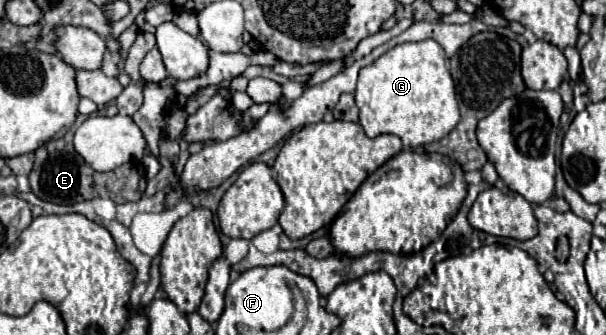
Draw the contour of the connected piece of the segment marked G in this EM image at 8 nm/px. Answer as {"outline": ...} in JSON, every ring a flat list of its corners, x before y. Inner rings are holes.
{"outline":[[432,39,396,45,372,65,362,67,354,97,366,135,398,135,404,149,440,141,460,121,455,85,446,67,444,49]]}

